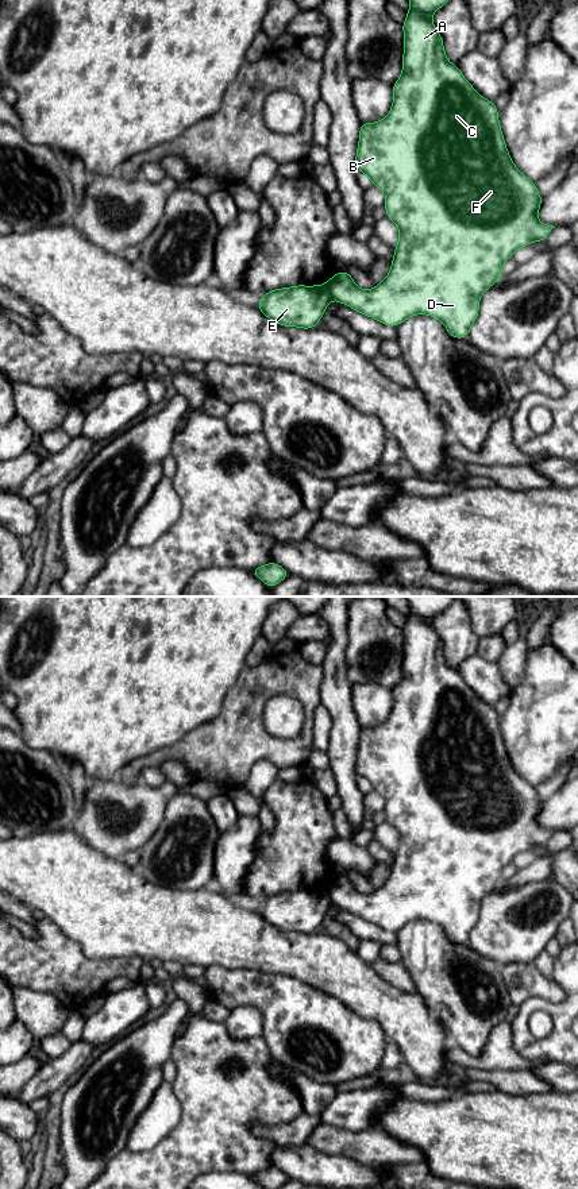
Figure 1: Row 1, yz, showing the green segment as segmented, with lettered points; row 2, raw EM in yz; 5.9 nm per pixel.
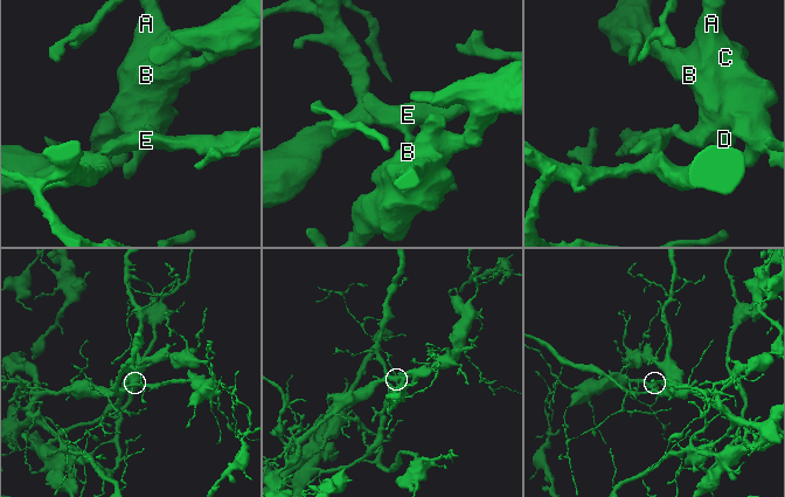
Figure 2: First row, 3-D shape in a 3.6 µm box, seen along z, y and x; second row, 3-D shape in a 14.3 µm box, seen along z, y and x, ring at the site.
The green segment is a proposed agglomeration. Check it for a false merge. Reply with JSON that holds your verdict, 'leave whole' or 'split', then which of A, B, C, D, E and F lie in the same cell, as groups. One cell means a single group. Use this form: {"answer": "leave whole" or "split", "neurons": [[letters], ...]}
{"answer": "split", "neurons": [["A", "B", "C", "D", "F"], ["E"]]}

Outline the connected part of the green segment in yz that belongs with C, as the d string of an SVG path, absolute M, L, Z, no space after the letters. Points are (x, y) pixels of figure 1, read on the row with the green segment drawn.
M409 0L411 8L406 12L405 22L401 24L404 31L402 72L400 78L392 85L393 104L386 117L375 123L361 123L359 127L359 142L355 155L357 169L359 173L366 174L371 184L385 194L386 202L384 206L386 217L398 227L398 243L394 248L390 271L381 283L370 290L358 287L348 271L336 273L328 279L327 285L332 300L388 327L398 327L411 316L427 314L442 321L447 333L454 339L466 339L474 320L479 314L479 300L482 294L502 278L502 265L512 258L519 248L529 246L533 242L546 240L555 227L543 224L537 219L543 197L537 192L536 184L515 166L504 140L498 121L500 112L496 104L482 97L463 77L461 69L446 57L443 38L432 22L432 15L447 1L450 0Z

